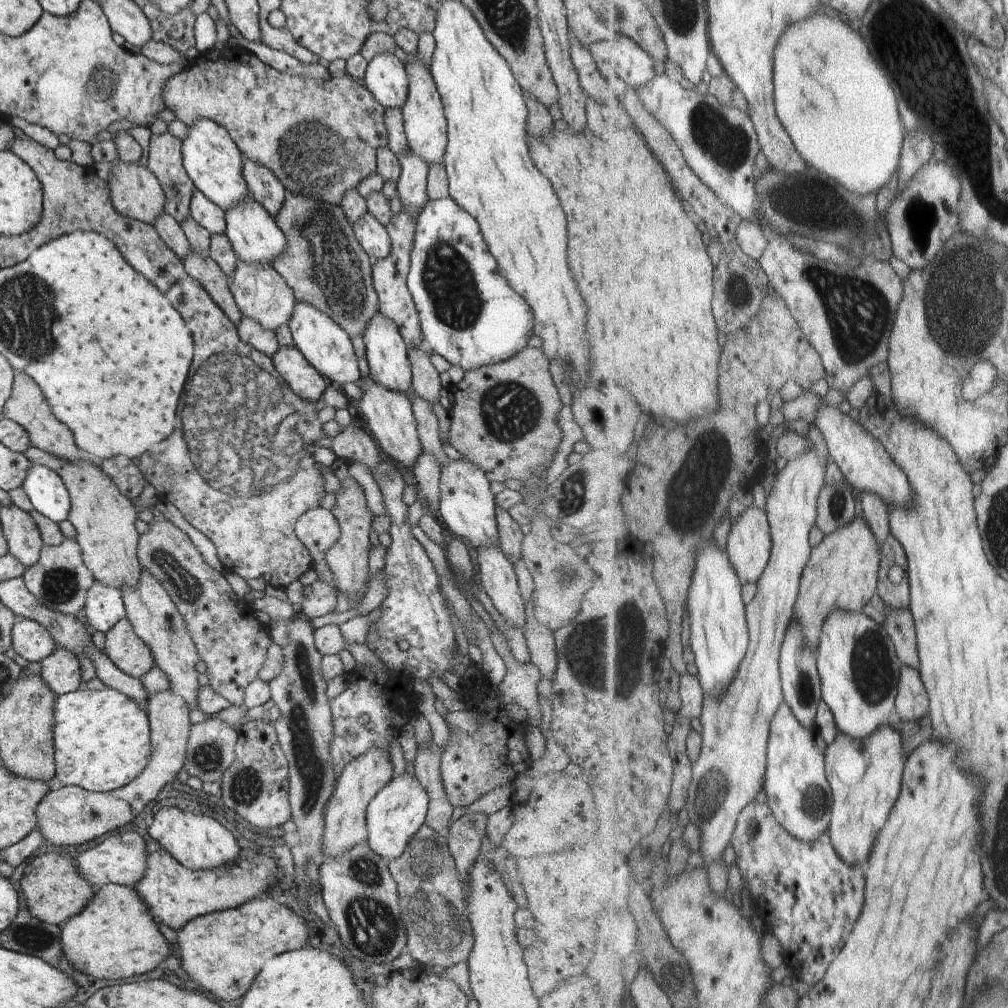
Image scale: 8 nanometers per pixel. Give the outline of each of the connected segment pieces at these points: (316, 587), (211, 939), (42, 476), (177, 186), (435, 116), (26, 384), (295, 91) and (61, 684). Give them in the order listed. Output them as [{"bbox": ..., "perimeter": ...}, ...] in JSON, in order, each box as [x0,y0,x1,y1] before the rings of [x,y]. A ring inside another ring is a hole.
[{"bbox":[300,579,339,620],"perimeter":[[[320,579],[304,586],[302,602],[300,602],[301,614],[311,620],[335,611],[338,593],[339,590],[334,585]]]},{"bbox":[178,896,308,1002],"perimeter":[[[268,896],[245,902],[238,908],[196,917],[178,930],[182,968],[204,992],[214,994],[218,1000],[230,1002],[243,997],[270,958],[308,944],[304,920]]]},{"bbox":[21,465,71,522],"perimeter":[[[32,465],[21,486],[33,508],[54,522],[68,518],[71,498],[64,481],[56,471],[42,465]]]},{"bbox":[146,131,195,223],"perimeter":[[[168,131],[152,134],[148,144],[146,167],[161,184],[164,194],[164,210],[178,223],[190,215],[190,199],[195,184],[182,166],[182,141]]]},{"bbox":[401,54,447,167],"perimeter":[[[408,54],[404,62],[406,74],[408,74],[408,94],[401,106],[403,116],[403,129],[407,146],[410,150],[422,158],[430,167],[432,164],[443,162],[447,144],[447,122],[443,113],[443,104],[436,90],[432,75],[426,62],[417,54]]]},{"bbox":[2,372,87,462],"perimeter":[[[24,372],[15,373],[13,389],[6,404],[4,404],[2,417],[13,420],[20,424],[22,428],[25,428],[29,434],[32,447],[40,448],[40,450],[44,450],[48,454],[54,454],[58,458],[64,458],[68,462],[81,462],[87,459],[82,450],[76,446],[70,428],[64,422],[60,422],[52,408],[50,408],[50,404],[44,398],[40,386]]]},{"bbox":[162,46,388,206],"perimeter":[[[236,46],[218,50],[210,50],[201,54],[193,53],[190,63],[182,71],[177,72],[164,84],[162,88],[162,98],[164,98],[165,108],[173,112],[176,120],[184,123],[187,127],[192,126],[198,118],[208,118],[212,122],[216,122],[231,136],[231,139],[237,144],[237,147],[244,152],[250,160],[264,164],[266,168],[270,168],[276,176],[283,182],[287,192],[292,192],[296,196],[312,196],[312,200],[322,200],[327,206],[340,206],[344,194],[350,188],[356,189],[360,184],[360,180],[364,180],[366,176],[370,176],[372,172],[377,170],[376,148],[387,146],[388,132],[384,126],[384,110],[380,103],[376,102],[368,87],[362,86],[352,80],[351,76],[346,74],[341,77],[332,77],[330,80],[320,78],[306,78],[306,76],[290,76],[278,72],[275,68],[270,68],[264,64],[254,53],[248,51],[244,47]]]},{"bbox":[40,648,83,695],"perimeter":[[[57,648],[40,661],[40,675],[44,684],[57,695],[83,687],[79,657],[70,650]]]}]

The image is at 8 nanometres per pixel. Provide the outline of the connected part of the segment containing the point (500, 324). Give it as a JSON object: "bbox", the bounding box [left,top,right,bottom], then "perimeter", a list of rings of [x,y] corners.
{"bbox":[407,196,534,371],"perimeter":[[[449,196],[426,200],[418,214],[407,285],[419,314],[427,349],[440,354],[450,364],[456,364],[464,371],[512,358],[527,346],[533,335],[534,314],[530,306],[508,286],[506,278],[498,270],[494,256],[488,252],[478,222]]]}

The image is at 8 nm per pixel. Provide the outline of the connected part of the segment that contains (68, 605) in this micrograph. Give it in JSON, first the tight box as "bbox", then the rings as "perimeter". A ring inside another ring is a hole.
{"bbox":[22,538,95,616],"perimeter":[[[65,538],[62,544],[56,546],[43,545],[38,562],[25,569],[22,577],[40,606],[52,612],[77,616],[85,606],[86,592],[95,580],[92,571],[84,564],[80,545],[70,538]]]}

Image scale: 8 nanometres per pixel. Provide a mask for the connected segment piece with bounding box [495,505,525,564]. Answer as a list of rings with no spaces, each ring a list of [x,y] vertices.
[[[497,505],[495,519],[502,552],[514,564],[522,557],[521,548],[525,536],[522,534],[520,525],[510,516],[509,510]]]

